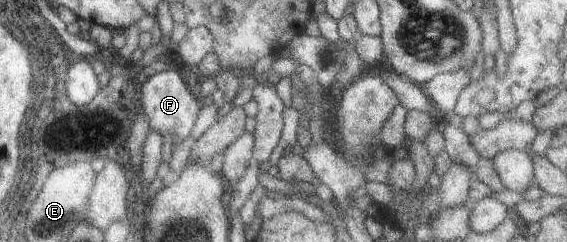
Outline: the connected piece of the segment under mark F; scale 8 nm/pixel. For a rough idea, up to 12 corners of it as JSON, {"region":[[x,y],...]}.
{"region":[[174,70],[140,86],[149,129],[188,137],[201,108]]}

